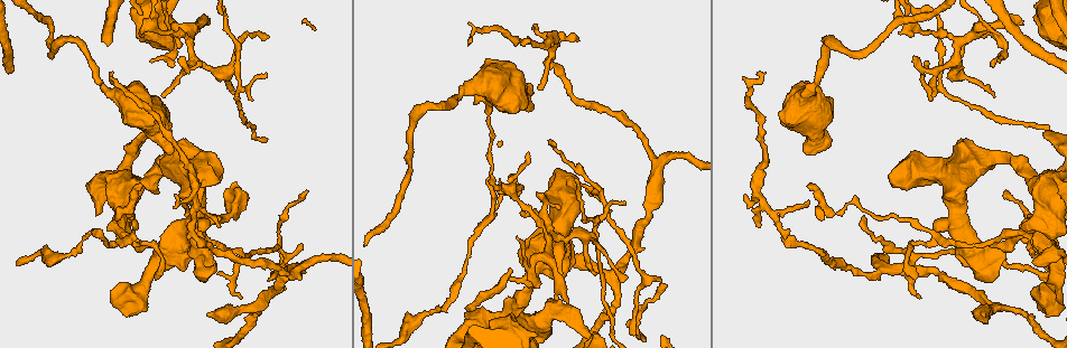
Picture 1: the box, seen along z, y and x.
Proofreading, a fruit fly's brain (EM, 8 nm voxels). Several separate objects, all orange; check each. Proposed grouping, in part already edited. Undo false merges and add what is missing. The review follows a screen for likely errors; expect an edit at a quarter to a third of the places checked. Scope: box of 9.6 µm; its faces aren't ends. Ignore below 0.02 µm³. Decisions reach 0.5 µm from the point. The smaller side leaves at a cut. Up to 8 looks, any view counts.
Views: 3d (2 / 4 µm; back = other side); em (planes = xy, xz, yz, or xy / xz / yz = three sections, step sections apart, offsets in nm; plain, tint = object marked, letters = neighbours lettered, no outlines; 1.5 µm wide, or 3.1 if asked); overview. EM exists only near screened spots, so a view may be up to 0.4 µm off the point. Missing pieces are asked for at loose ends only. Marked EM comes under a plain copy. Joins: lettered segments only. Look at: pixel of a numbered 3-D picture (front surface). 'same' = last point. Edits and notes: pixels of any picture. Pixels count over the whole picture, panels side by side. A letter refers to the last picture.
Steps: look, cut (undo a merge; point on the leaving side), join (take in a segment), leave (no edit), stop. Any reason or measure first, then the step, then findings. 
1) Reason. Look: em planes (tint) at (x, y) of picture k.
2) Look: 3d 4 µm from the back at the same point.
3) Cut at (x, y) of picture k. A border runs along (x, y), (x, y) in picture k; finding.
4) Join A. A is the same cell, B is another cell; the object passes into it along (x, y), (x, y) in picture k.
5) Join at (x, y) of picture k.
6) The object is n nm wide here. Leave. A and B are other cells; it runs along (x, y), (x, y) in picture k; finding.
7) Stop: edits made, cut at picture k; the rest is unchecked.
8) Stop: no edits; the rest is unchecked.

A fork. Look: 3d 2 µm at (601, 218) of picture 1.

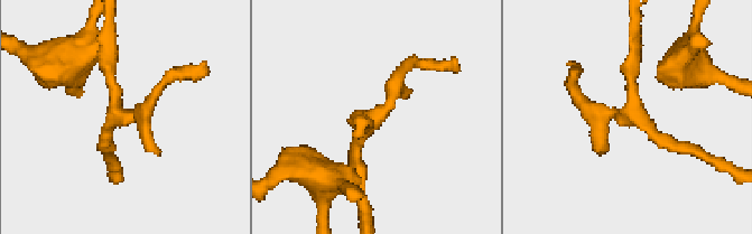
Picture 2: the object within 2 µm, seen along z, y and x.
Shape alone is not enough. Look: em xz step 8 (tint) at (625, 117) of picture 2.

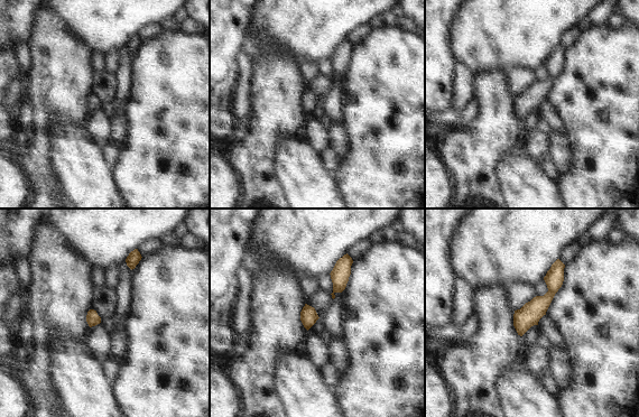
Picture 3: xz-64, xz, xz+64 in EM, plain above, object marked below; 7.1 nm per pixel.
Another direction. Look: em planes (letters) at the same point.

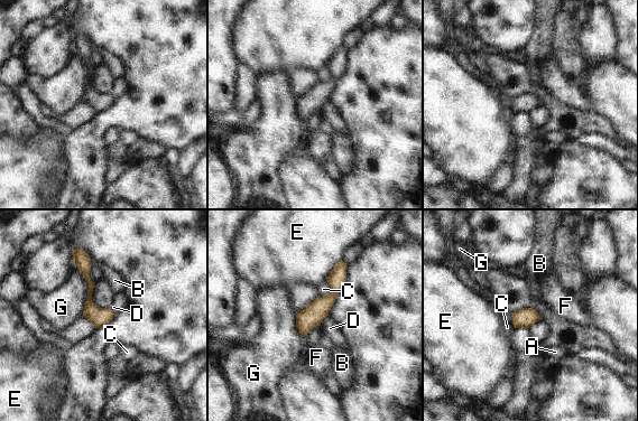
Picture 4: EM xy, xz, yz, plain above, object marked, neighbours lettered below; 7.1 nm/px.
Leave. A, B, C, D, E, F and G are other cells; it runs along (341, 264), (333, 295), (303, 333) in picture 4; all the same neuron.

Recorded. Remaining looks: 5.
Calibre changes. Look: em planes (letters) at (993, 239) of picture 1.

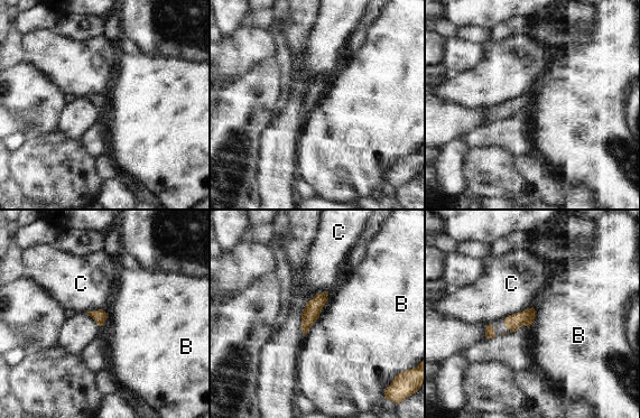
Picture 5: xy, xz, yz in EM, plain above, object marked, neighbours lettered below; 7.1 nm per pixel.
The object is 100 nm wide here. Leave. B and C are other cells; continuous, no second neuron.

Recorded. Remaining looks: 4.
Sharp bend. Look: 3d 2 µm at (424, 109) of picture 1.

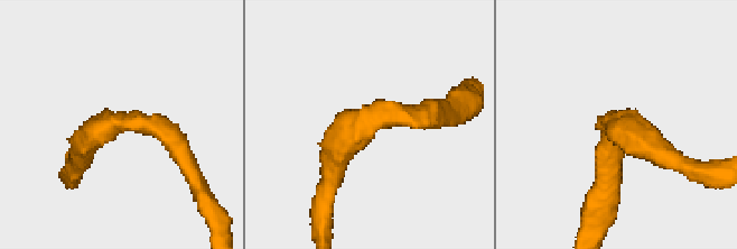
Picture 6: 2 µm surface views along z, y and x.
The arms are 170, 200 nm wide. Look: em planes (letters) at (616, 122) of picture 6.

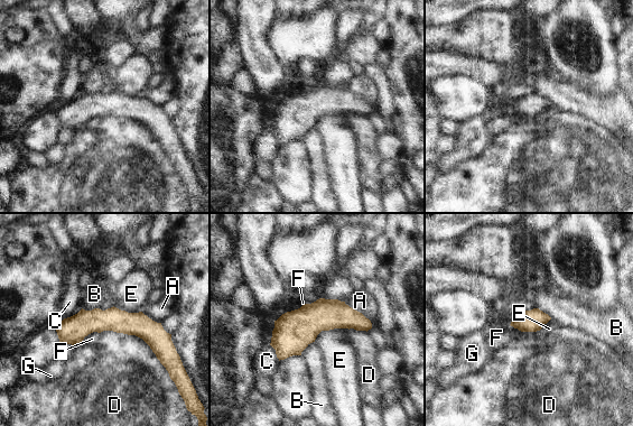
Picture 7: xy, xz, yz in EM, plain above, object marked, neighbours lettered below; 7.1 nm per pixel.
The longest contact is with D, 550 nm. Leave. A, B, C, D, E, F and G are other cells; a border runs along (348, 329), (323, 330), (314, 341) in picture 7; all the same neuron.

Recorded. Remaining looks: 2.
Stop: no edits; the rest is unchecked.

